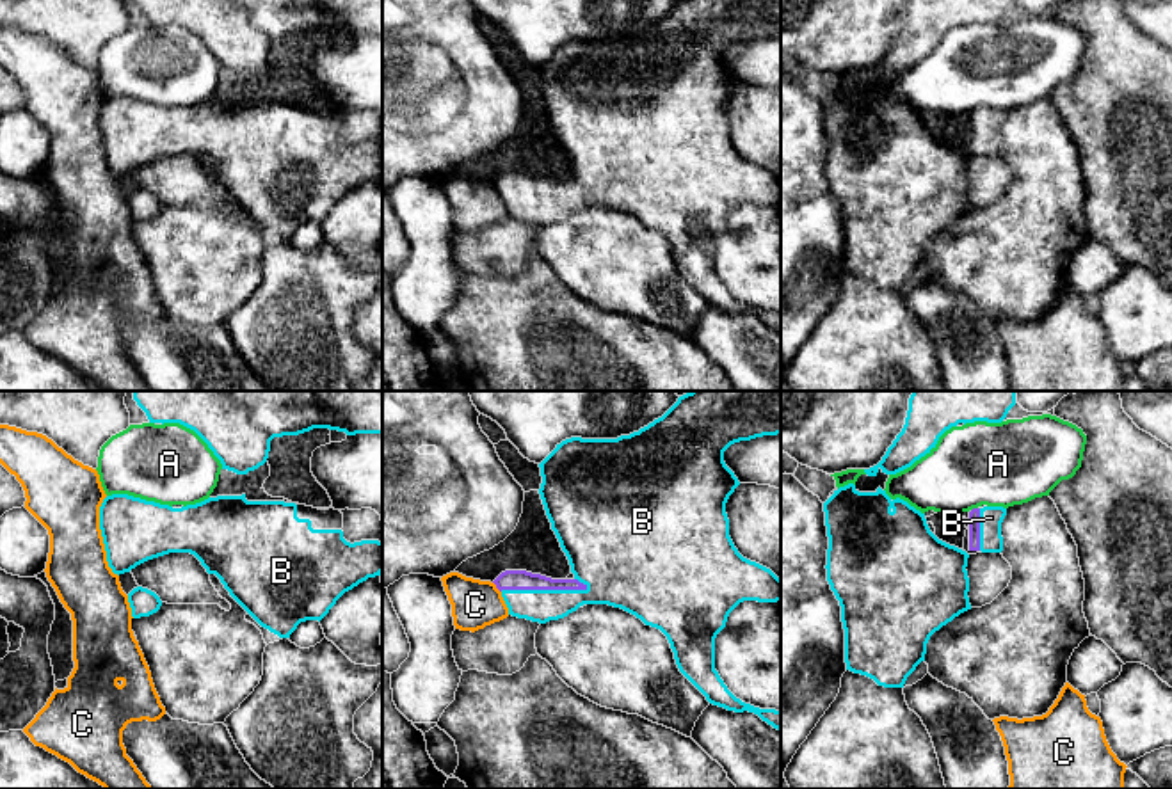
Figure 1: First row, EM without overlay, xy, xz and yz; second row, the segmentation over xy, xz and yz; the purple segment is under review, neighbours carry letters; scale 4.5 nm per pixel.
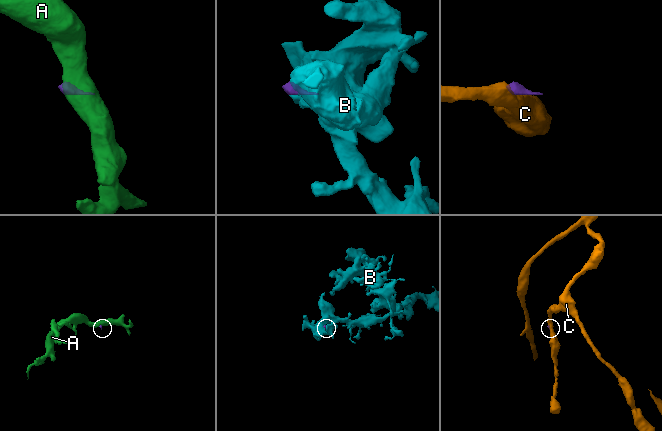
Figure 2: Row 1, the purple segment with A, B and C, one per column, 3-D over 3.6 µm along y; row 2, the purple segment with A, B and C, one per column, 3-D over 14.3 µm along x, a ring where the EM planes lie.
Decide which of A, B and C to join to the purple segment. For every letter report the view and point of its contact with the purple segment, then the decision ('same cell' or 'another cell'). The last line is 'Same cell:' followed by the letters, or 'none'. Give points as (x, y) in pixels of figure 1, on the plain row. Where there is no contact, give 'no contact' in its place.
A: contact yz (973, 111); another cell
B: contact xz (543, 191); same cell
C: contact xz (497, 189); another cell
Same cell: B

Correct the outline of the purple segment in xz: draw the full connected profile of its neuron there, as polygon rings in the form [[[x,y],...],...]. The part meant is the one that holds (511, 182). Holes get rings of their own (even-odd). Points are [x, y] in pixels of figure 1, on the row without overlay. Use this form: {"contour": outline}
{"contour": [[[678,0],[658,21],[617,41],[571,39],[539,66],[539,91],[546,117],[573,181],[551,181],[526,172],[505,172],[493,185],[502,194],[509,217],[546,226],[576,213],[583,206],[621,210],[646,227],[660,231],[674,254],[679,274],[713,307],[735,315],[754,315],[781,332],[781,313],[759,311],[736,300],[715,272],[715,240],[729,215],[743,203],[781,203],[781,181],[767,169],[743,160],[729,139],[726,105],[740,87],[724,64],[724,53],[740,43],[781,36],[781,0]]]}

